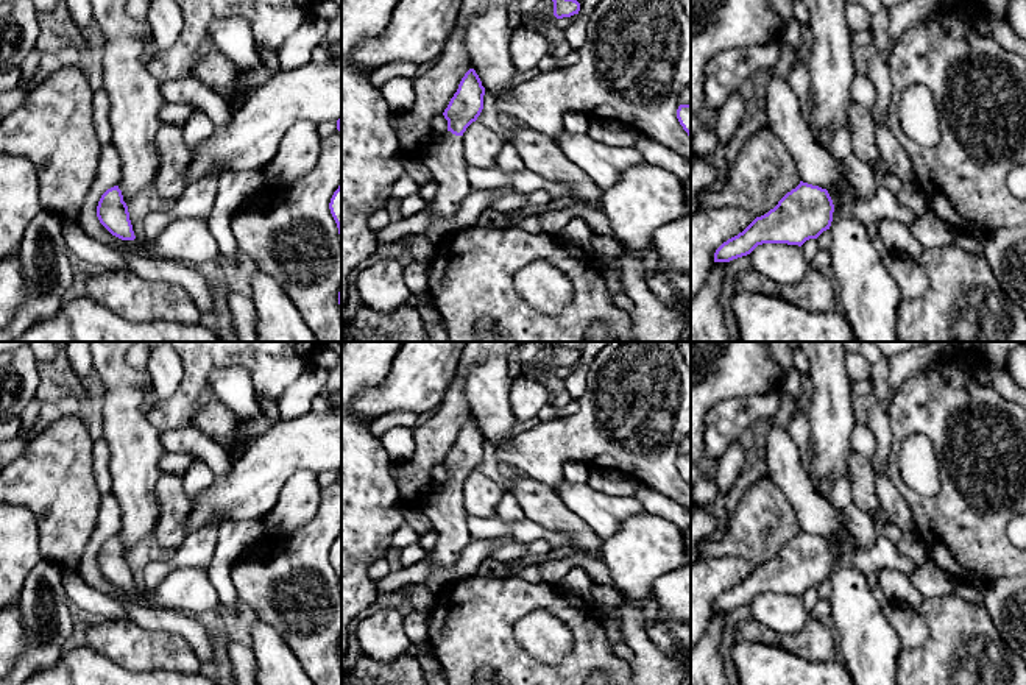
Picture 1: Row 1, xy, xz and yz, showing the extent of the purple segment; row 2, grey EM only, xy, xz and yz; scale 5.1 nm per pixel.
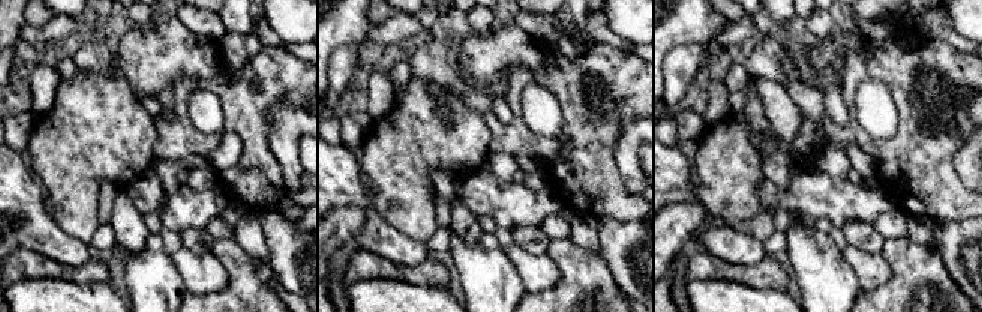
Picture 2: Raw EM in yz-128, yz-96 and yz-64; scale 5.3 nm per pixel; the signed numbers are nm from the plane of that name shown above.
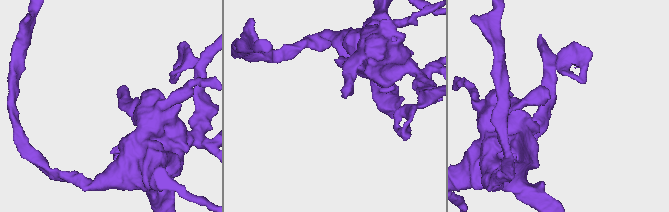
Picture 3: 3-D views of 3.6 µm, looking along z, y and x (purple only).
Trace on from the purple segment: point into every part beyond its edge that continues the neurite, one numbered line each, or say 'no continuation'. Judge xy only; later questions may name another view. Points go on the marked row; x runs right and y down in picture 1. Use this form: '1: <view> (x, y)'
no continuation

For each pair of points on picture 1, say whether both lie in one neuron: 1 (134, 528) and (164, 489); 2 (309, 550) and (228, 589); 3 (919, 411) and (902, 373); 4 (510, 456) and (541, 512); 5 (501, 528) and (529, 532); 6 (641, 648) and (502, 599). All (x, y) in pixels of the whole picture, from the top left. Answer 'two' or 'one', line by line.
1: two
2: two
3: two
4: two
5: one
6: two

